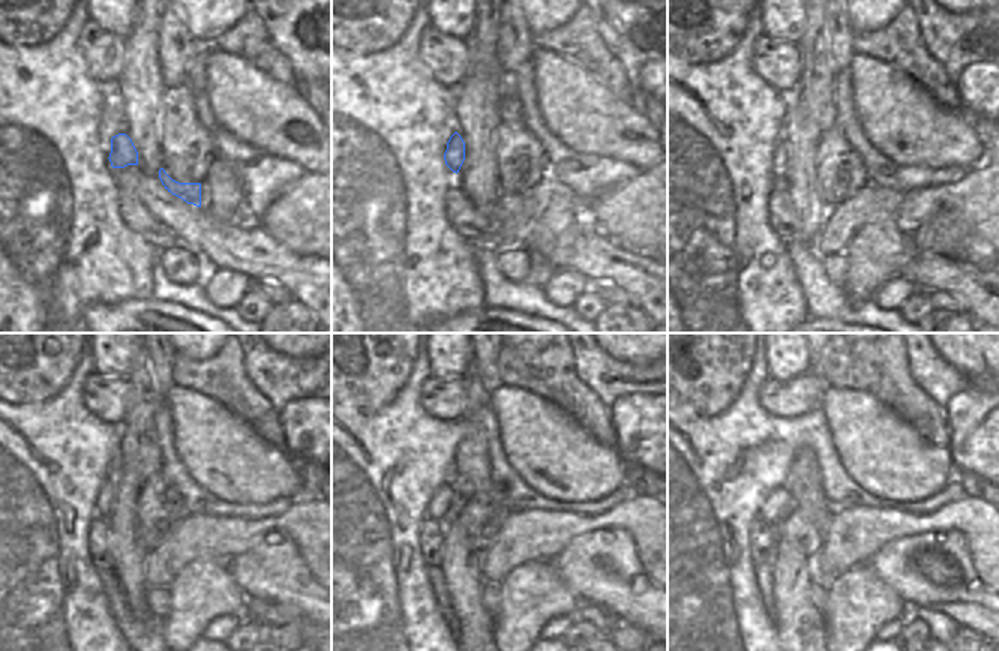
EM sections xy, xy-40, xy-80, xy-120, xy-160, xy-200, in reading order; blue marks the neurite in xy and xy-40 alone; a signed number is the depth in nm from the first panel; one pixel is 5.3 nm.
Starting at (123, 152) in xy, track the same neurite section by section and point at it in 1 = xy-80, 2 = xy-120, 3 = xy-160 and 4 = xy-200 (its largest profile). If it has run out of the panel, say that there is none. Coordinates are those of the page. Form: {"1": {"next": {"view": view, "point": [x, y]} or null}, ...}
{"1": {"next": {"view": "xy-80", "point": [779, 164]}}, "2": {"next": {"view": "xy-120", "point": [107, 495]}}, "3": {"next": {"view": "xy-160", "point": [441, 501]}}, "4": {"next": {"view": "xy-200", "point": [776, 507]}}}

